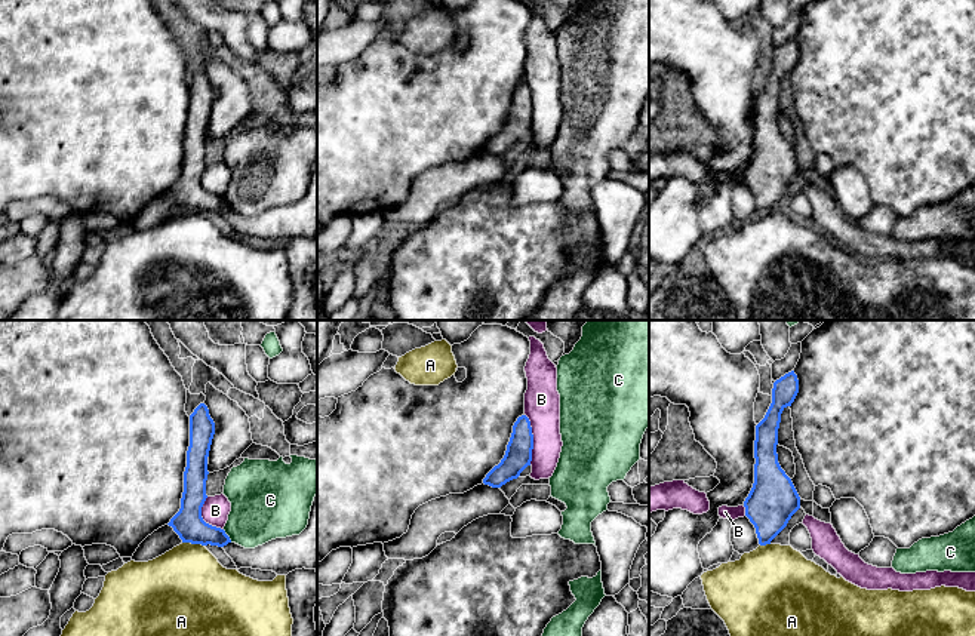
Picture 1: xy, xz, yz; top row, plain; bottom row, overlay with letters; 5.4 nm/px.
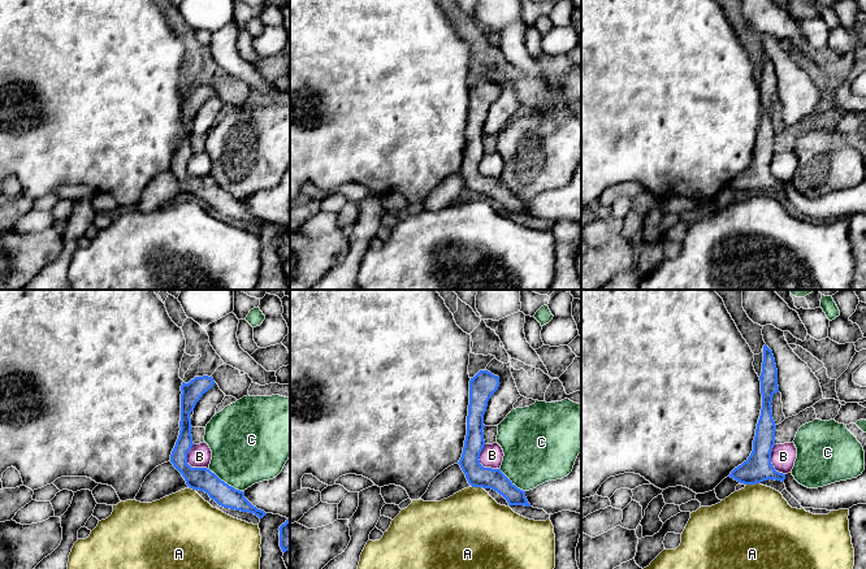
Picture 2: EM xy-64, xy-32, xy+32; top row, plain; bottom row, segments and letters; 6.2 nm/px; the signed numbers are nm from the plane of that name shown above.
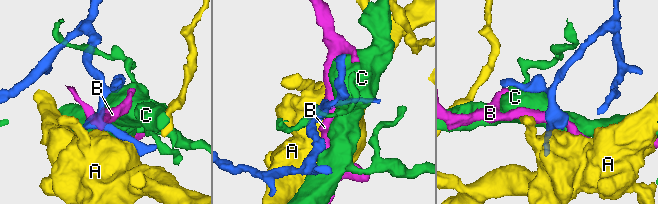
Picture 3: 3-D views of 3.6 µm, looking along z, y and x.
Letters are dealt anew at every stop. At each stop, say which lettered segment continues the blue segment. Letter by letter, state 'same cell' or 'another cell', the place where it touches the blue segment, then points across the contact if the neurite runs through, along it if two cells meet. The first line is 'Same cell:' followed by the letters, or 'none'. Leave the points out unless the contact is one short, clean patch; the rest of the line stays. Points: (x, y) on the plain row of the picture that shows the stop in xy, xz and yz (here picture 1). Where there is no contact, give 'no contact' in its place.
Same cell: none
A: another cell; contact xy (193, 211); border xy (182, 209), (203, 214)
B: another cell; contact xz (532, 107); border xz (525, 82), (532, 103), (531, 132)
C: another cell; contact xy (227, 203)

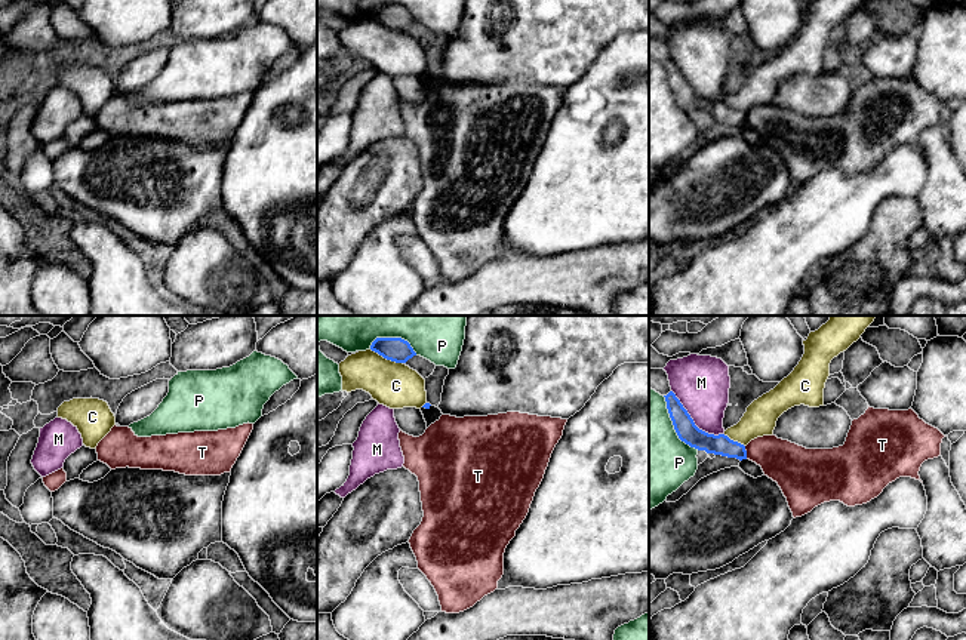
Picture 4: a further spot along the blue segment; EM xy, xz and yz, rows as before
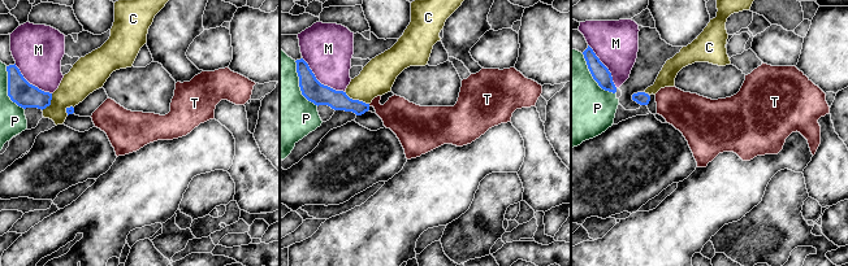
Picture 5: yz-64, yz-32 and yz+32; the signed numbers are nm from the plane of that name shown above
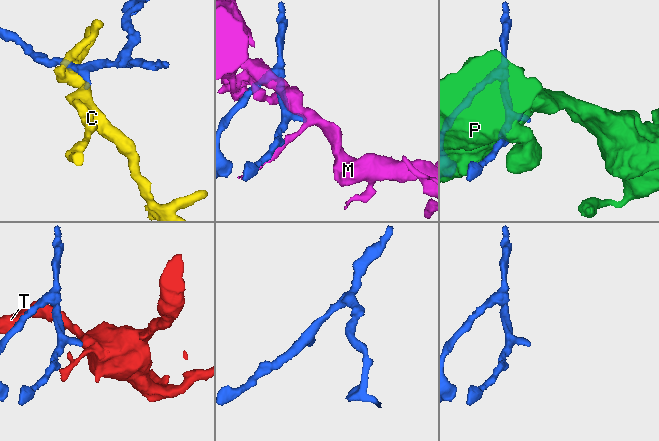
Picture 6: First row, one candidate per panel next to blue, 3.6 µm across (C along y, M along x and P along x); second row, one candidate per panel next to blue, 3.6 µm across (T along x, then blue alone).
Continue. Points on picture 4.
Same cell: none
C: another cell; contact xz (387, 27)
M: another cell; contact yz (692, 89)
P: another cell; contact yz (674, 95)
T: another cell; contact yz (745, 120); border yz (744, 114), (747, 126)

